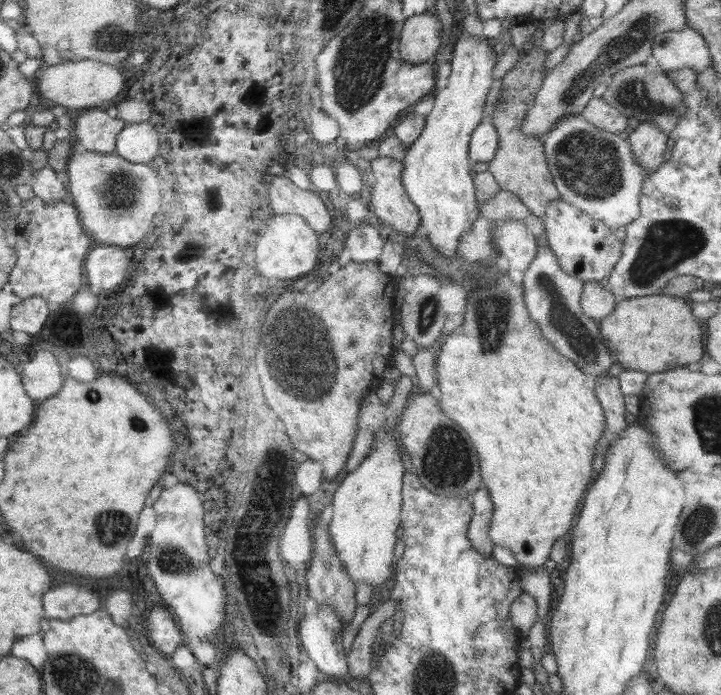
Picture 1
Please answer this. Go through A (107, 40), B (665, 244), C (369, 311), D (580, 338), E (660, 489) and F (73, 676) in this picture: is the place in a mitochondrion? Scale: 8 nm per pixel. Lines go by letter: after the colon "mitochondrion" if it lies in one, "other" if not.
A: mitochondrion
B: mitochondrion
C: other
D: mitochondrion
E: other
F: mitochondrion

